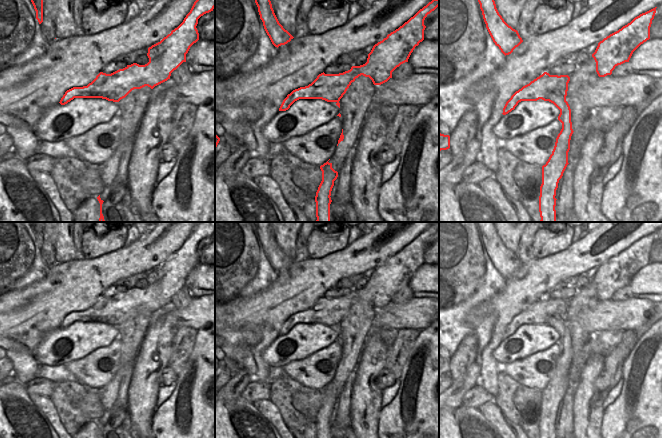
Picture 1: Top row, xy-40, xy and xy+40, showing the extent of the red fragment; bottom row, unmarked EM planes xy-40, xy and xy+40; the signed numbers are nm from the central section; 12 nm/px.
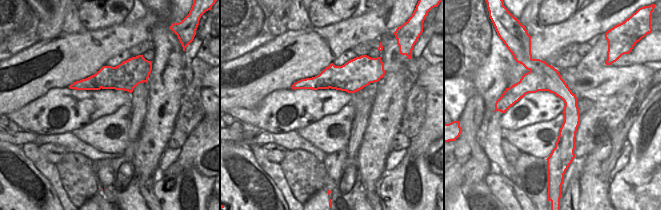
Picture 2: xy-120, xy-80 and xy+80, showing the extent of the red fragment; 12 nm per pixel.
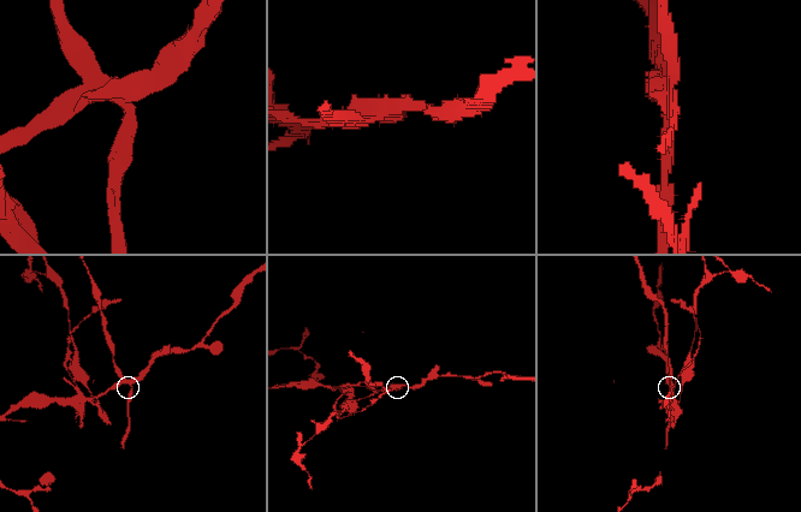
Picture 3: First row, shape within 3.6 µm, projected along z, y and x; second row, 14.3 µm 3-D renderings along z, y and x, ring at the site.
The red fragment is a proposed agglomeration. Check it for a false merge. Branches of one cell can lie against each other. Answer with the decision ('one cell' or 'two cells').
two cells

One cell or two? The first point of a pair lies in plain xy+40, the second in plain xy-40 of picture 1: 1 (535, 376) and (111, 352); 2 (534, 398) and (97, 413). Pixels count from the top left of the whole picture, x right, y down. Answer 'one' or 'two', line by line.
1: one
2: one

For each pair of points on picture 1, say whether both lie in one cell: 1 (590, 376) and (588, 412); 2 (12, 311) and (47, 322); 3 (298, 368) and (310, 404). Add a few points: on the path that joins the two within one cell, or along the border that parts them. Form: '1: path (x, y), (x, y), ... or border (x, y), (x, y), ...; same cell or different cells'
1: path (588, 385), (588, 403); same cell
2: path (21, 311), (36, 311), (38, 313); same cell
3: border (305, 386), (319, 390); different cells

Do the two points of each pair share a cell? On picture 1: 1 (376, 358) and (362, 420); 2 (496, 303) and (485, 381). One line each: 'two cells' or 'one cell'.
1: one cell
2: one cell

